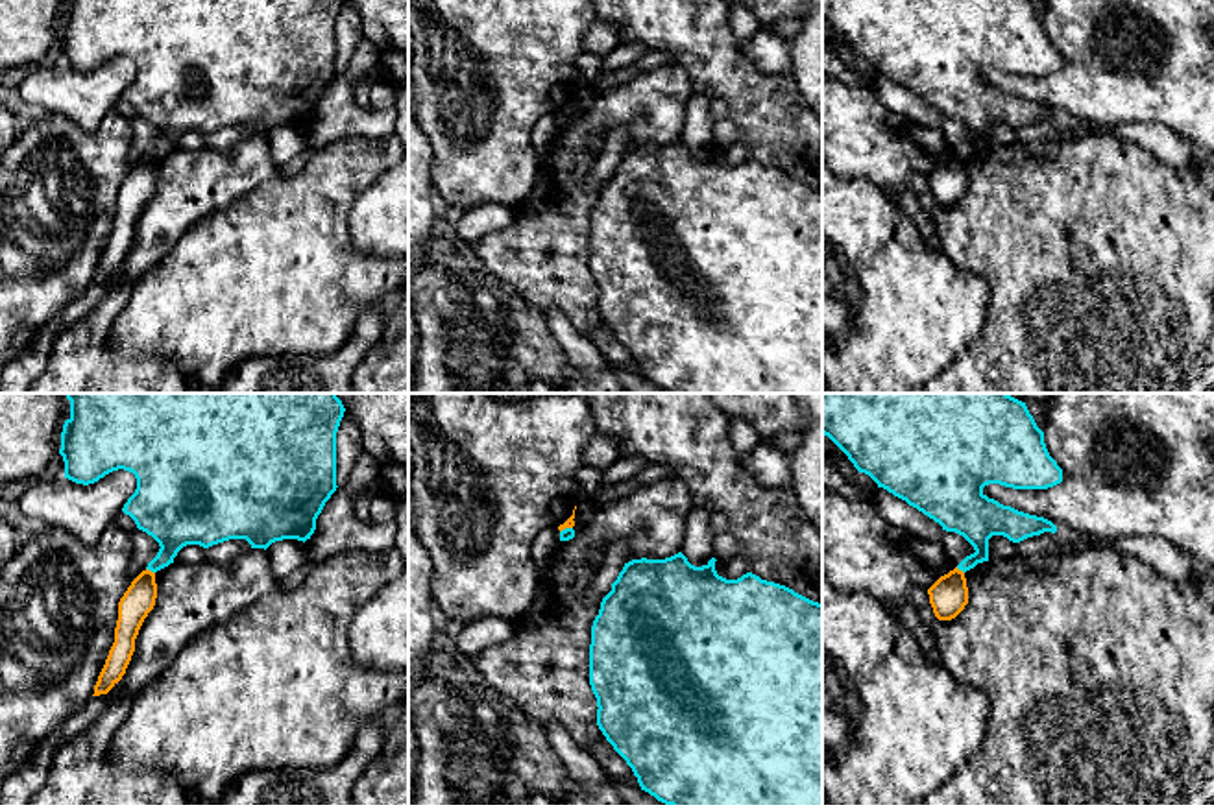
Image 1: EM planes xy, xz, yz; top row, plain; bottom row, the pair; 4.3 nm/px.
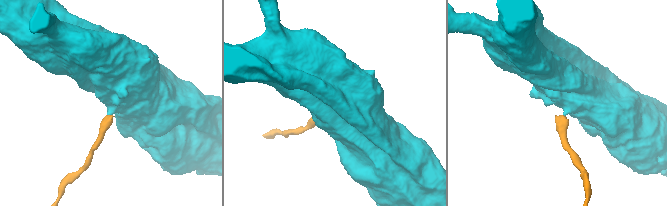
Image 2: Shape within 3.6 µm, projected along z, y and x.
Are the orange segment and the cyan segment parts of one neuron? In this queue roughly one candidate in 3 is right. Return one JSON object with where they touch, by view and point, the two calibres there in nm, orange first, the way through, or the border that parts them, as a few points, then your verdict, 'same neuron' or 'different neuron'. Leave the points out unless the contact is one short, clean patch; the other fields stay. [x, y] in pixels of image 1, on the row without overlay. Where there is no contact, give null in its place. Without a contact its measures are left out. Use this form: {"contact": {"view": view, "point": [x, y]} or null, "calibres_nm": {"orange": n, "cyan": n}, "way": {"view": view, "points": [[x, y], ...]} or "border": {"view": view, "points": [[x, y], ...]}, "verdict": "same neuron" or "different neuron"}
{"contact": {"view": "xy", "point": [150, 157]}, "calibres_nm": {"orange": 140, "cyan": 240}, "border": {"view": "xy", "points": [[146, 154], [154, 159]]}, "verdict": "different neuron"}

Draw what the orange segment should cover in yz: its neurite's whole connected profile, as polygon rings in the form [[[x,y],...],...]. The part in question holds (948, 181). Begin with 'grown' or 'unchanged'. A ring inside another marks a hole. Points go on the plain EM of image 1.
unchanged | [[[957,153],[941,162],[929,175],[929,190],[939,207],[955,205],[968,190],[968,174],[965,159]]]

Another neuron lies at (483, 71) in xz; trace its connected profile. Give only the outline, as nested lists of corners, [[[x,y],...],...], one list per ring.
[[[408,0],[408,31],[414,39],[410,79],[414,87],[416,120],[432,148],[431,179],[432,188],[449,207],[473,210],[480,205],[501,205],[514,209],[525,199],[538,177],[541,157],[532,140],[532,131],[543,114],[564,111],[577,92],[577,59],[584,52],[586,30],[595,22],[591,0]]]

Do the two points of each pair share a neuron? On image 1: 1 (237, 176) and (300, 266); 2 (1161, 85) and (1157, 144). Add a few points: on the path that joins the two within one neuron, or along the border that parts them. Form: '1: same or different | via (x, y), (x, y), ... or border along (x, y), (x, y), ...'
1: different | border along (278, 172), (211, 215)
2: different | border along (1115, 124), (1161, 122), (1194, 146)

